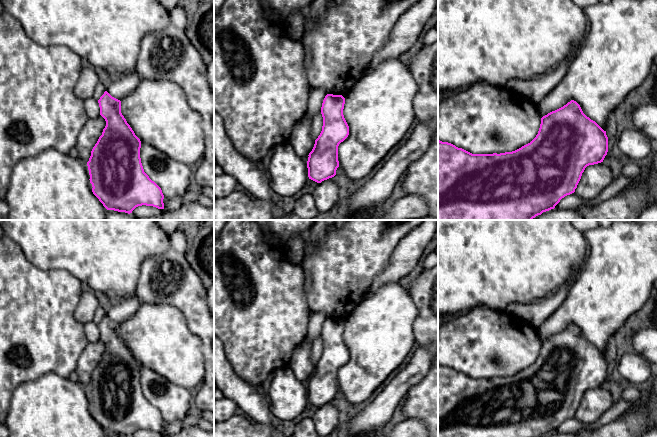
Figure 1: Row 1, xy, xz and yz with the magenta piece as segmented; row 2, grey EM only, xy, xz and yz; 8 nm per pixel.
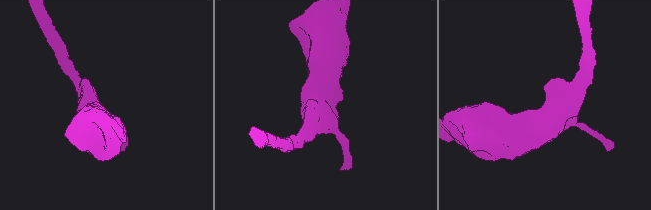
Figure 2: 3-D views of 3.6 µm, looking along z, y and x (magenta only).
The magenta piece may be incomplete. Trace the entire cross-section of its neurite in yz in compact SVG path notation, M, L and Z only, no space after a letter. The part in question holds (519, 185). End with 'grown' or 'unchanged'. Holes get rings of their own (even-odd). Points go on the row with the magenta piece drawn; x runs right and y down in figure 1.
M571 100L563 107L548 113L541 118L541 124L536 137L521 148L505 153L472 154L455 145L438 140L438 220L532 220L543 212L554 209L562 198L575 192L582 173L589 165L603 162L608 152L608 137L595 121L587 117L580 105Z; unchanged

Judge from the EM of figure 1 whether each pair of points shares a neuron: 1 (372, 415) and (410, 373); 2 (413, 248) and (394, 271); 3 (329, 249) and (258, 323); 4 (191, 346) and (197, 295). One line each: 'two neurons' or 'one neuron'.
1: one neuron
2: one neuron
3: two neurons
4: two neurons

